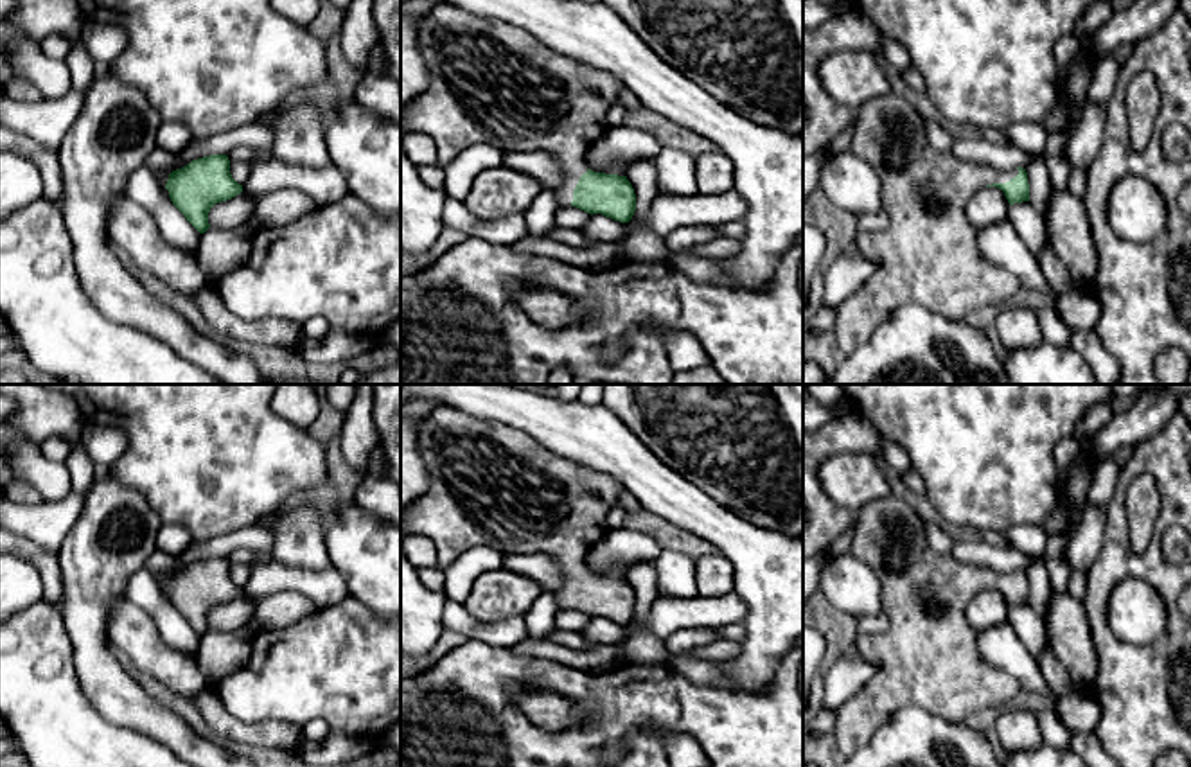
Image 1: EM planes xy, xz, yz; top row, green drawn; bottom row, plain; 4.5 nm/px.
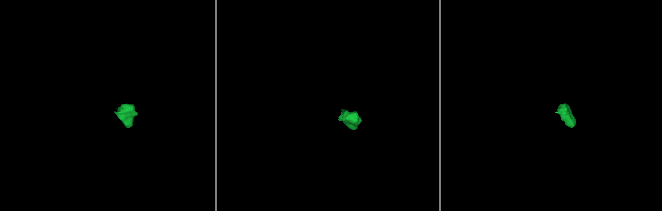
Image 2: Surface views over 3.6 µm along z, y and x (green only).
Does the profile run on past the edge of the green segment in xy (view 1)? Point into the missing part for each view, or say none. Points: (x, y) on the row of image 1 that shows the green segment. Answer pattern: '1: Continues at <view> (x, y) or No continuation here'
1: No continuation here

